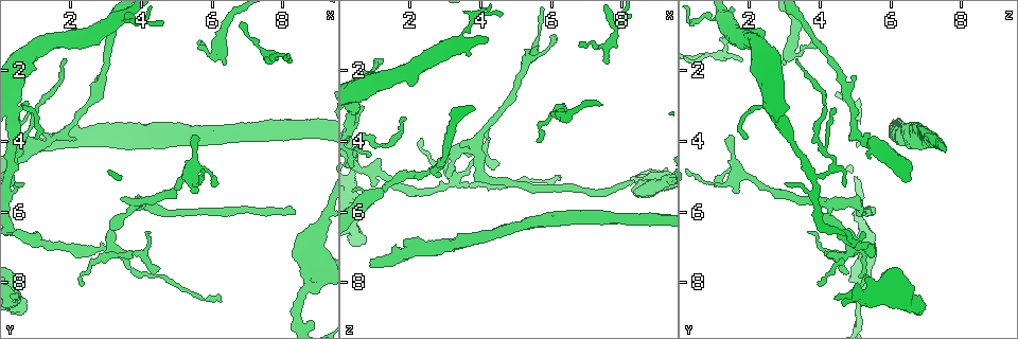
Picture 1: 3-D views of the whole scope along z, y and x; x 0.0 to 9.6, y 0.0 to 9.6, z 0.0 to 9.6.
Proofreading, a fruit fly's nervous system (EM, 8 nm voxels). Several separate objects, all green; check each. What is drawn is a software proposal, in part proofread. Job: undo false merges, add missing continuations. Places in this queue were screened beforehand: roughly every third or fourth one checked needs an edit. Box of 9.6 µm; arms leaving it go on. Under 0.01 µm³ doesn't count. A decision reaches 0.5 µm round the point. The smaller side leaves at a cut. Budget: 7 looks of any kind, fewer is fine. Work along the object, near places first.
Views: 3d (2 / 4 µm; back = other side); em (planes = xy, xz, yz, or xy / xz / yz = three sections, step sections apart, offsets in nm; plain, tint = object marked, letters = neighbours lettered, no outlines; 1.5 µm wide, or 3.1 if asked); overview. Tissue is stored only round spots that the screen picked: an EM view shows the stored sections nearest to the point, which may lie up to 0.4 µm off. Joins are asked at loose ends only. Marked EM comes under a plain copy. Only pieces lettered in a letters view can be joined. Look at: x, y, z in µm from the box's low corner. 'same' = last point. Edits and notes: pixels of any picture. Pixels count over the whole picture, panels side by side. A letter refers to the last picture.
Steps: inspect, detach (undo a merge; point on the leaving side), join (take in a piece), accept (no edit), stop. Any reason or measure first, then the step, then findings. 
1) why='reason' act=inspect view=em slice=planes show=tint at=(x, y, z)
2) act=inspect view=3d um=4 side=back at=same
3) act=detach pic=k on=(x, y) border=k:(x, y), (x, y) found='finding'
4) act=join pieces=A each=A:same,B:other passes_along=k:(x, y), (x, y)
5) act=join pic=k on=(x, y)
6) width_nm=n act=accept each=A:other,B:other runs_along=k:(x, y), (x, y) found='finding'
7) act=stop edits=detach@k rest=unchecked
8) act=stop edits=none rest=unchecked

why='branch stops here' act=inspect view=em slice=planes show=letters at=(0.85, 4.35, 7.45)

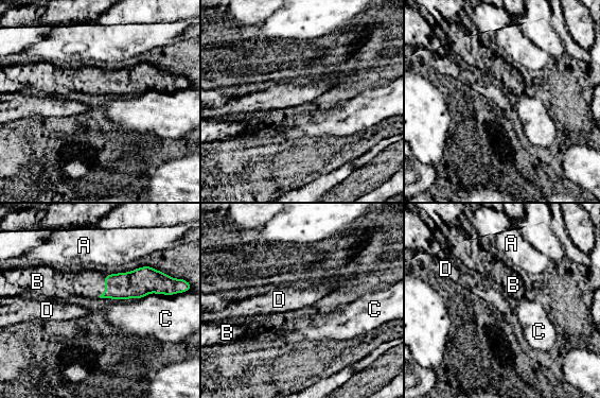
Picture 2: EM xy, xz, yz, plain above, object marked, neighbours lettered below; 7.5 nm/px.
longest_contact=C:380nm act=join pieces=B each=A:other,B:same,C:other,D:other found='it goes on there'

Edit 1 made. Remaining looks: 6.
why='an open end' act=inspect view=em slice=planes show=letters at=(0.70, 8.90, 6.80)

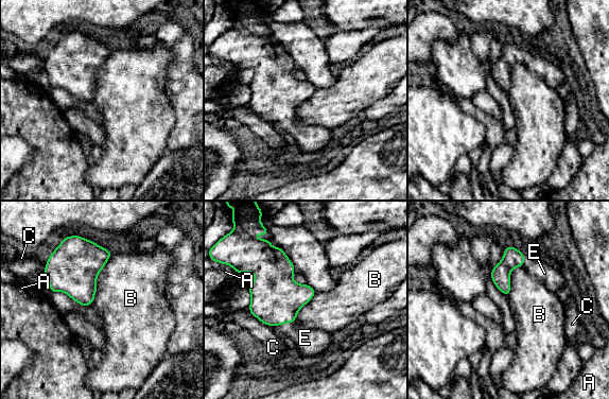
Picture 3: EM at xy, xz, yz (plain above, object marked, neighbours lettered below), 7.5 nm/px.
longest_contact=B:420nm act=join pieces=E each=A:other,B:other,C:other,E:same found='it goes on there'

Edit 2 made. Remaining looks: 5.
why='tapers out' act=inspect view=em slice=planes show=letters at=(2.35, 8.00, 3.90)

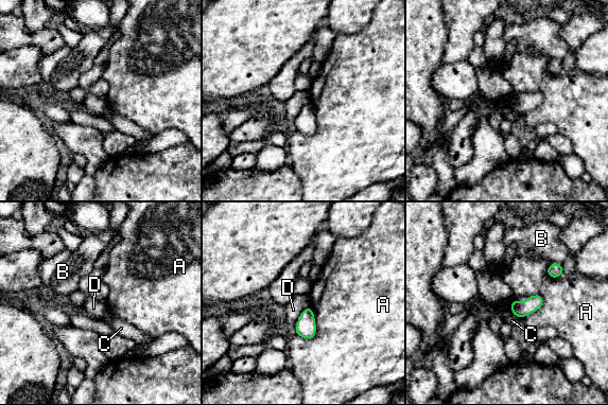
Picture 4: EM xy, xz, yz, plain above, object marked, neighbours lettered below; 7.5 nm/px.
act=accept each=A:other,B:other,C:other,D:other border=4:(310, 306), (315, 334), (306, 339) found='no lettered piece goes on from it'

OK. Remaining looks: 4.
act=stop edits=join@2,join@3 rest=unchecked

